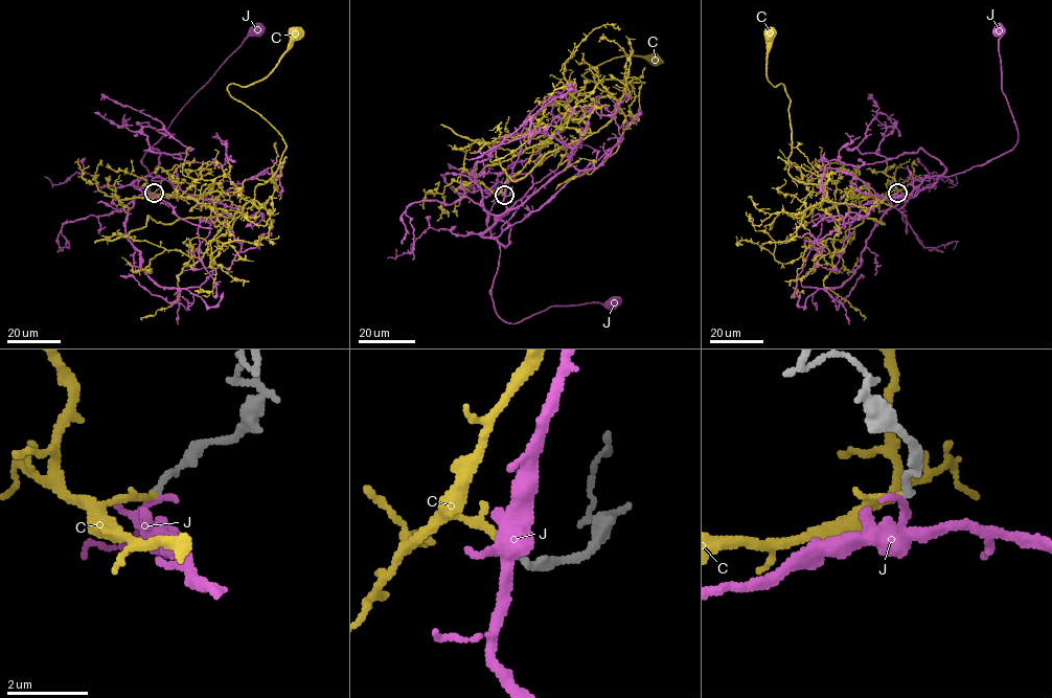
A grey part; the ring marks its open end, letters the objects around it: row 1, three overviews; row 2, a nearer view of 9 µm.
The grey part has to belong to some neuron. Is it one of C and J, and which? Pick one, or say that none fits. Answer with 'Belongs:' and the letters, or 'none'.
Belongs: C

